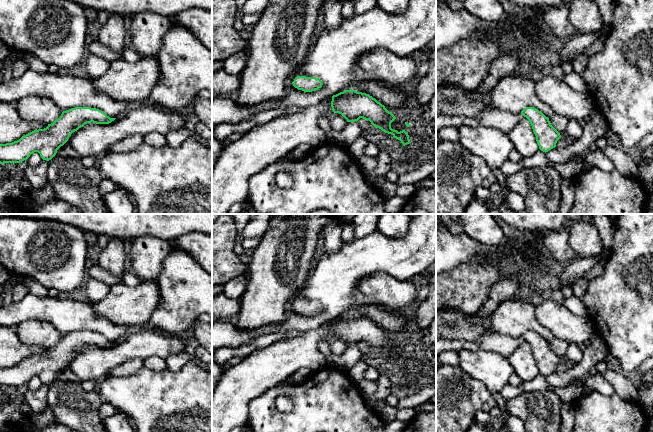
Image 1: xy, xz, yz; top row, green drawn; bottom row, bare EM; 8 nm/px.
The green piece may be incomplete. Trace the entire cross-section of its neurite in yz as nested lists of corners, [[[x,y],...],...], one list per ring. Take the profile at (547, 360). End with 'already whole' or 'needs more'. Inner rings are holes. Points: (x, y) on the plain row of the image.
[[[526,331],[519,338],[491,332],[475,341],[436,339],[436,356],[444,351],[466,349],[495,352],[508,358],[522,340],[529,344],[541,375],[546,377],[556,371],[557,365],[561,362],[560,357],[551,349],[549,342],[534,331]]]; needs more

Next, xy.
[[[75,331],[63,335],[61,340],[53,347],[48,348],[46,352],[34,354],[12,367],[0,368],[0,388],[20,387],[27,384],[34,376],[38,376],[43,384],[49,385],[56,379],[57,374],[68,365],[71,358],[85,348],[91,346],[109,348],[115,343],[110,342],[99,333],[91,331]]]; already whole

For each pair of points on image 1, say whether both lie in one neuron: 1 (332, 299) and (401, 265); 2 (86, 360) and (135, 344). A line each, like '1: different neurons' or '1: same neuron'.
1: same neuron
2: same neuron

